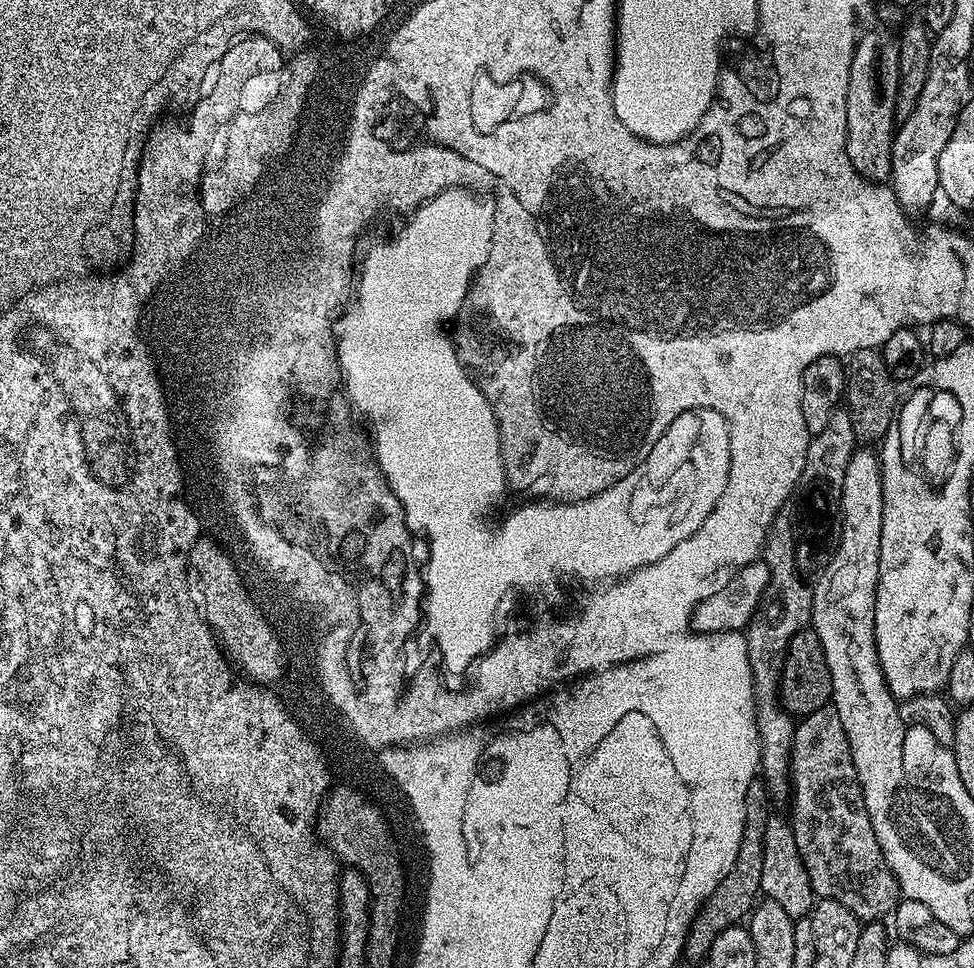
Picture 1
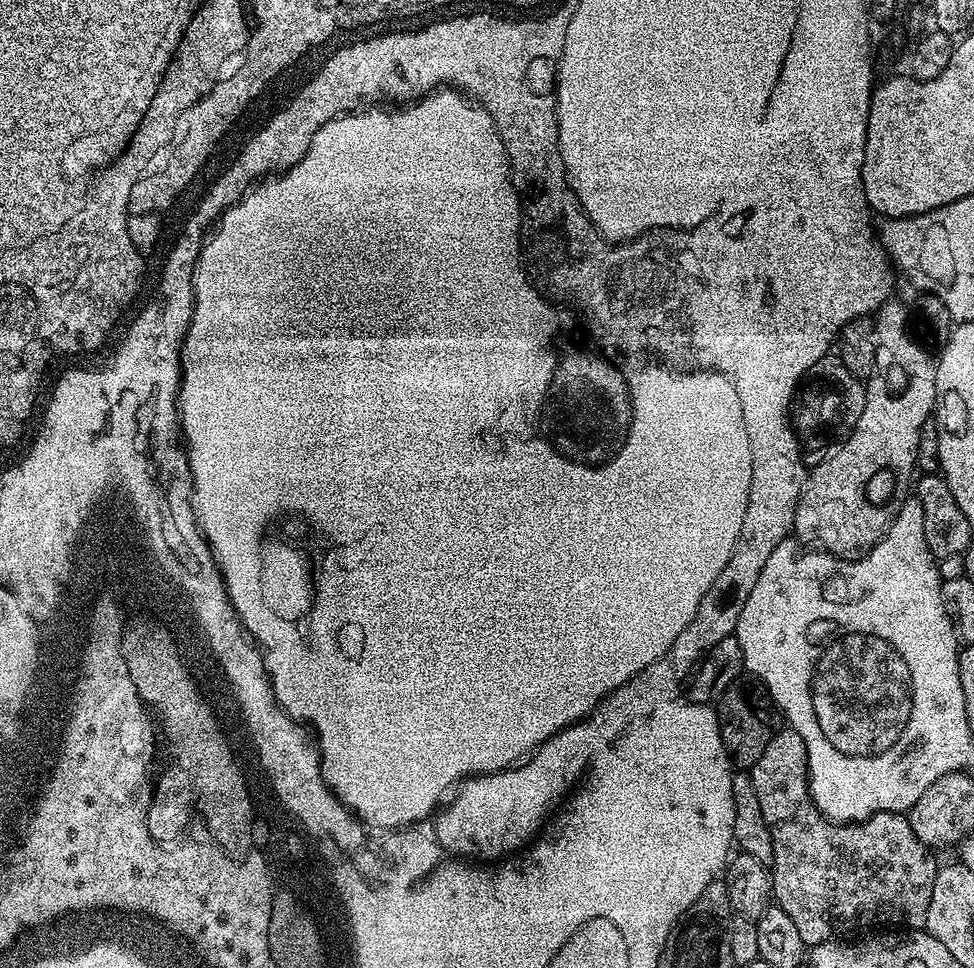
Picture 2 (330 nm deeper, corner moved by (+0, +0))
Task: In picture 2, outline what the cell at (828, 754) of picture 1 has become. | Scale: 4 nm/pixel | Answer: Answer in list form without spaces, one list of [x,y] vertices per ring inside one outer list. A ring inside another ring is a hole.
[[[791,730],[777,731],[770,738],[766,750],[762,750],[762,758],[754,762],[750,770],[754,782],[754,794],[758,794],[758,806],[762,806],[762,818],[766,818],[770,838],[772,839],[772,863],[770,865],[770,879],[772,882],[772,896],[775,903],[786,914],[790,914],[790,922],[794,922],[794,930],[802,934],[802,942],[806,946],[825,944],[828,940],[837,939],[838,934],[848,934],[851,928],[868,928],[875,920],[889,920],[892,926],[907,926],[912,930],[923,929],[926,925],[926,914],[930,910],[930,894],[934,894],[934,878],[938,871],[938,864],[931,860],[929,849],[914,834],[907,815],[898,812],[879,812],[866,821],[850,824],[837,824],[824,819],[816,805],[812,802],[812,795],[808,793],[808,759],[806,758],[806,746],[802,738]]]

